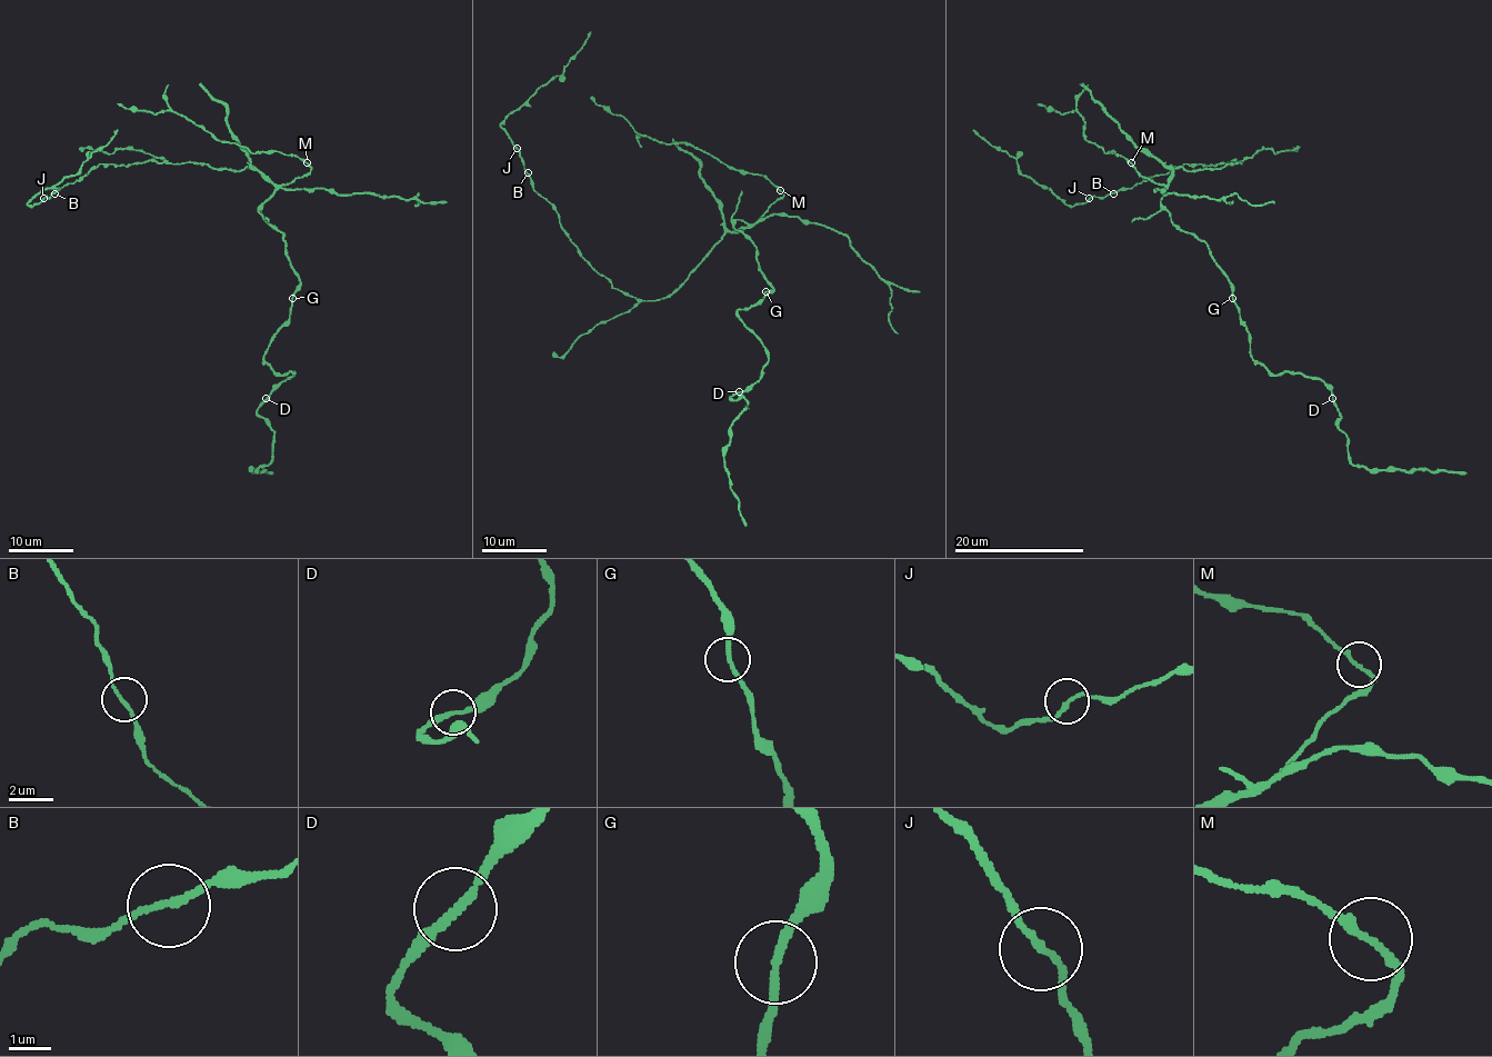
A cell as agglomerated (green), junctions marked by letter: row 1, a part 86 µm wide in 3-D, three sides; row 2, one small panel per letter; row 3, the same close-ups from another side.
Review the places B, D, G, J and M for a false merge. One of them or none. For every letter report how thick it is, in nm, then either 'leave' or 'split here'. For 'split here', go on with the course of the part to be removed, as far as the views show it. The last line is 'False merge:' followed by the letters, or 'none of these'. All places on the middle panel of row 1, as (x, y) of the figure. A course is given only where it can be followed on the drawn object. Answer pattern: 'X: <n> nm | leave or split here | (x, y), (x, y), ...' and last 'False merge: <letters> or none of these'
B: 140 nm | leave
D: 190 nm | leave
G: 190 nm | leave
J: 160 nm | leave
M: 180 nm | leave
False merge: none of these

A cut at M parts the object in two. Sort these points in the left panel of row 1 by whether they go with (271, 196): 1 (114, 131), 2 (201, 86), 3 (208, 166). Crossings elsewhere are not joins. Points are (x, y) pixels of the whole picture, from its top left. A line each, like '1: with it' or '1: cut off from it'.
1: with it
2: with it
3: with it

